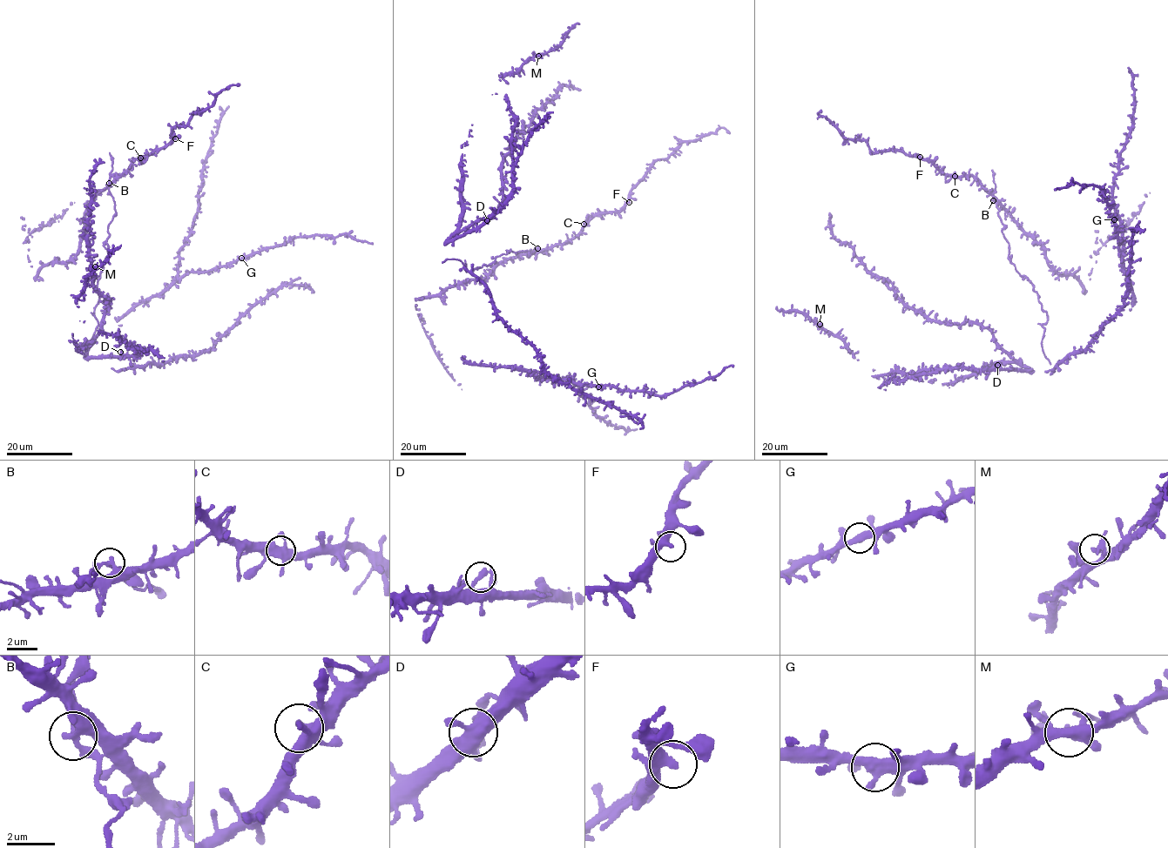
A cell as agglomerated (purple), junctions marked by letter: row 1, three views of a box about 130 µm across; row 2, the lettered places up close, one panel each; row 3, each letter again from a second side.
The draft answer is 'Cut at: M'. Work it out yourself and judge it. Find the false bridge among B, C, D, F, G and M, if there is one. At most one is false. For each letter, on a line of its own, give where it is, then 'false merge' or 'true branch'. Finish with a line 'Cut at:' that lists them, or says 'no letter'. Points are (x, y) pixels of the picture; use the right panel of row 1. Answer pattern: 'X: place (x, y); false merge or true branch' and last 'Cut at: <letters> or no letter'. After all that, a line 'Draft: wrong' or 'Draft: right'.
B: place (993, 200); true branch
C: place (955, 176); true branch
D: place (997, 365); true branch
F: place (920, 157); true branch
G: place (1114, 219); true branch
M: place (820, 324); true branch
Cut at: no letter
Draft: wrong

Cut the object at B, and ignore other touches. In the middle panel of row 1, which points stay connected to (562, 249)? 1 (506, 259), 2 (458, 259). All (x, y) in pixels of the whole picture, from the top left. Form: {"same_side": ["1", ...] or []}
{"same_side": ["1"]}

